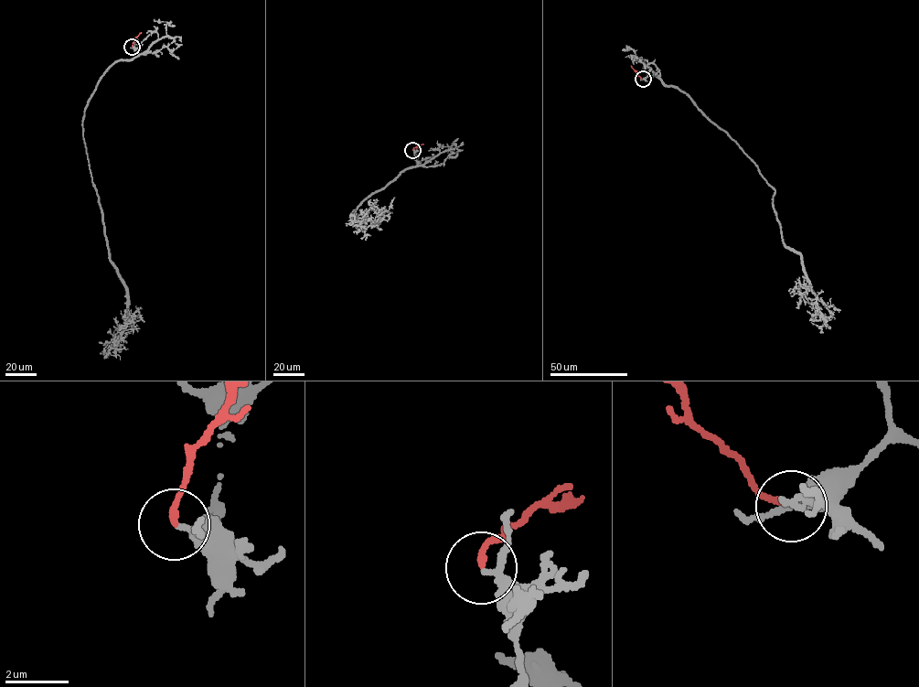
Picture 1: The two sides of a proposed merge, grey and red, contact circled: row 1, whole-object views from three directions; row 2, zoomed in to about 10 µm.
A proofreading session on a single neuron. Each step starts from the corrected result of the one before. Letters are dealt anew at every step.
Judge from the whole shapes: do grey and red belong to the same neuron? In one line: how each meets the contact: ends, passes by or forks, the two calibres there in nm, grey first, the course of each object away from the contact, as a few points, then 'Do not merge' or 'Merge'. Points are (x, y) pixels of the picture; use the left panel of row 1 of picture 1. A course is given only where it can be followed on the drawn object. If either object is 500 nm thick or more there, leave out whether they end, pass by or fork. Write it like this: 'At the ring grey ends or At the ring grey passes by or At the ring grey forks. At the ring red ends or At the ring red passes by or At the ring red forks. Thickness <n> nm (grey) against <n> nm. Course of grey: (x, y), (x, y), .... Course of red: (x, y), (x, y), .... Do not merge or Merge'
At the ring grey passes by. At the ring red ends. Thickness 190 nm (grey) against 200 nm. Course of grey: (132, 47), (136, 56), (97, 84), (82, 122), (109, 259), (126, 292), (124, 329), (107, 344). Course of red: (132, 47), (142, 32). Merge

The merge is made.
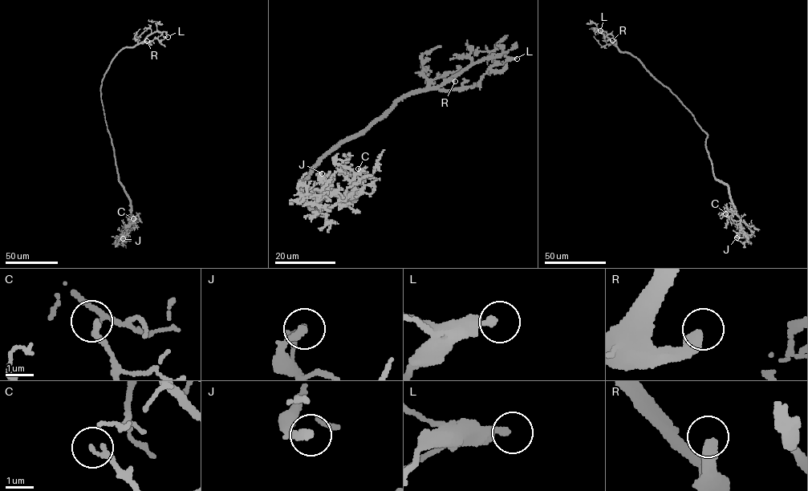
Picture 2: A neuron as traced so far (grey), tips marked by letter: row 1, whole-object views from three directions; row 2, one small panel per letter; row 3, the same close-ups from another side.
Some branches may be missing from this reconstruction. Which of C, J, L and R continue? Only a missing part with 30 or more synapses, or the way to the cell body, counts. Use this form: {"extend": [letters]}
{"extend": ["R"]}

